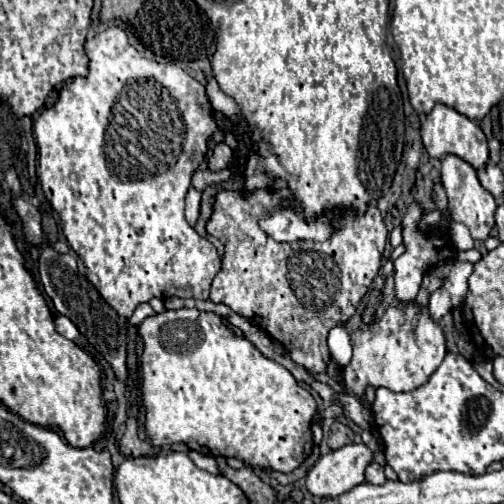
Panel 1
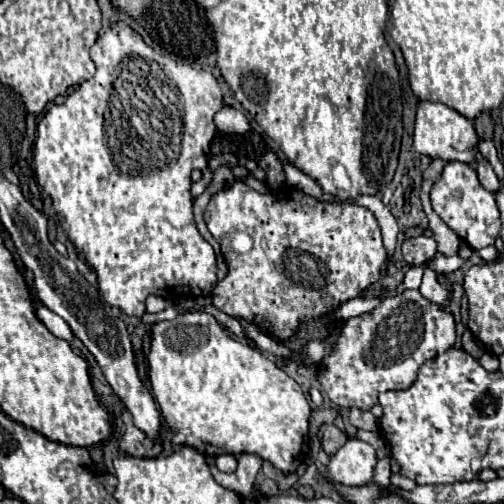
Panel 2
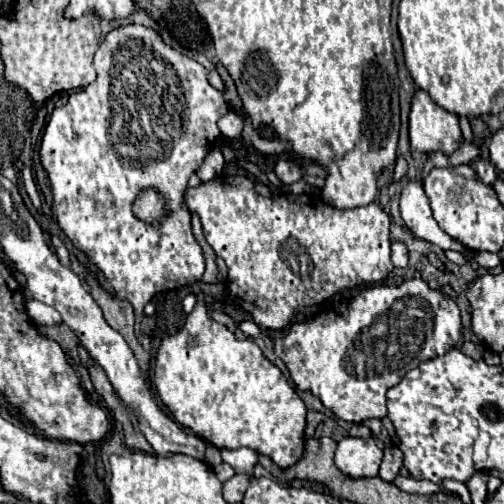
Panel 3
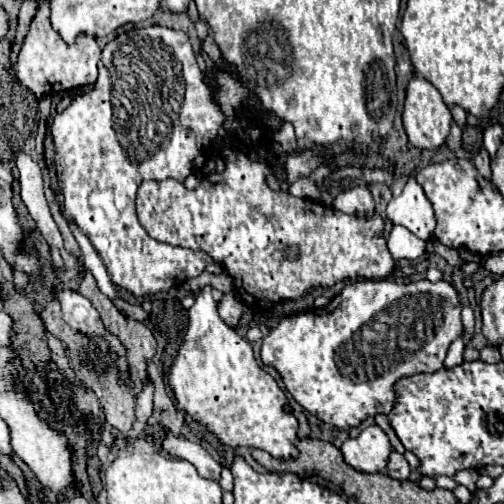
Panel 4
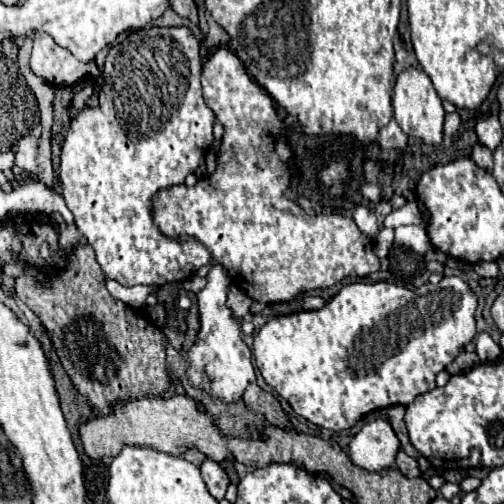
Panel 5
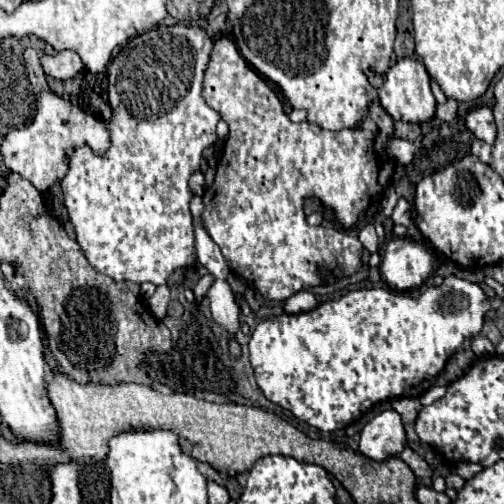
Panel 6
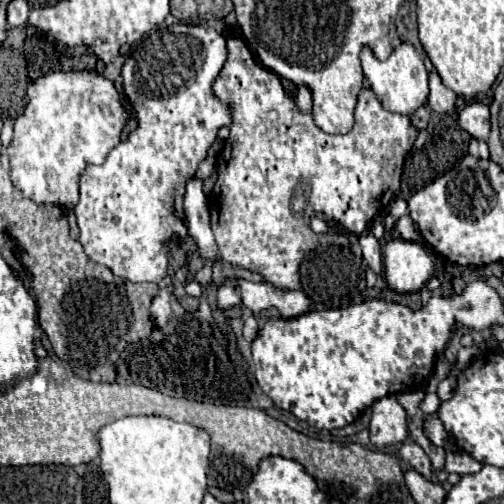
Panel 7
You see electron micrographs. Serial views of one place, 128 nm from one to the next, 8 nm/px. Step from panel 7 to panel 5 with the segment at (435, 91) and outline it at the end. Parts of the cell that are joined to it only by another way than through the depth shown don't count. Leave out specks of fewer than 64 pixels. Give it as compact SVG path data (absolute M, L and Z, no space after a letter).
M452 112L452 114L446 114L446 116L444 116L444 134L452 136L452 134L458 130L458 126L460 126L460 116L458 116L458 112Z

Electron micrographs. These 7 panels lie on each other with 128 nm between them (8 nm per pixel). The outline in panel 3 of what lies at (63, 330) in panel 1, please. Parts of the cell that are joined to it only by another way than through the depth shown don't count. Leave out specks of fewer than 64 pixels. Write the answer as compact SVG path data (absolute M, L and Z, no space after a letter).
M38 300L28 302L28 304L26 304L26 312L28 312L30 318L36 320L38 324L46 324L46 326L50 326L50 324L58 324L58 322L62 322L60 314L58 314L52 306L46 306L46 304L38 302Z

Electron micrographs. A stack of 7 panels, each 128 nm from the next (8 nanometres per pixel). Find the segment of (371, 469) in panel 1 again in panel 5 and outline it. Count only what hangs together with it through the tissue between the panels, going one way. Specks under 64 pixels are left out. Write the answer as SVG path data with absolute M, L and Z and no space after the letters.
M404 450L398 452L398 456L396 456L396 466L398 466L398 470L400 470L404 476L408 476L408 478L422 476L422 470L418 468L418 462L416 462L414 458L410 458Z

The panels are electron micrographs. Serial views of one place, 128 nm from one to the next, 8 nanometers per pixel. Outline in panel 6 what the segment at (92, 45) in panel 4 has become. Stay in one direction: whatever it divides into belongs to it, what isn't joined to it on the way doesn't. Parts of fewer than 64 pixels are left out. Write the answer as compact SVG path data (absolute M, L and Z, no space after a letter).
M60 52L56 56L42 56L40 62L42 62L42 70L58 80L68 80L84 68L76 52Z

